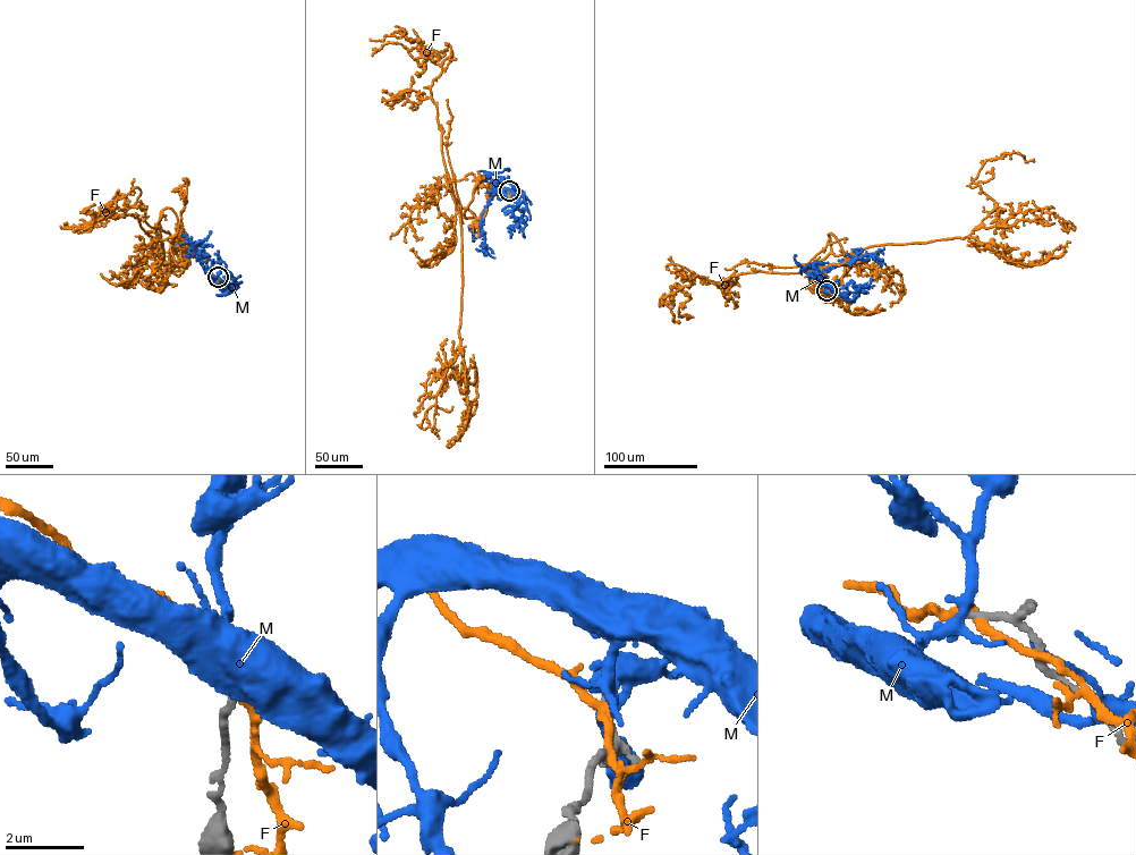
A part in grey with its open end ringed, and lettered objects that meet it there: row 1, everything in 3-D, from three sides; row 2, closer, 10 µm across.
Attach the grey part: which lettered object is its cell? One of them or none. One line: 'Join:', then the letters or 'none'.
Join: none

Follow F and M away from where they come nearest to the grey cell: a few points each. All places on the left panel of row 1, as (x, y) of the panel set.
F: (218, 277), (176, 235), (152, 246), (145, 233), (166, 208), (178, 222), (170, 251), (185, 264)
M: (218, 277), (206, 271), (198, 253), (187, 247), (192, 245), (194, 248), (195, 245), (195, 248), (192, 246)

